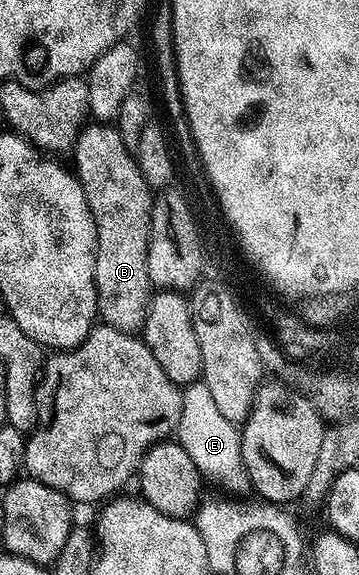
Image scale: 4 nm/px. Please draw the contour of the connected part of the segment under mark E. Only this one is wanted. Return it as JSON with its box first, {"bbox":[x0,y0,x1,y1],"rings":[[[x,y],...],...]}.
{"bbox":[175,380,249,493],"rings":[[[203,380],[193,382],[182,391],[183,412],[177,425],[175,436],[181,447],[191,456],[197,470],[204,477],[209,477],[223,484],[226,491],[239,493],[249,486],[248,474],[242,463],[241,436],[238,427],[219,413],[219,408],[212,399],[211,391]]]}

